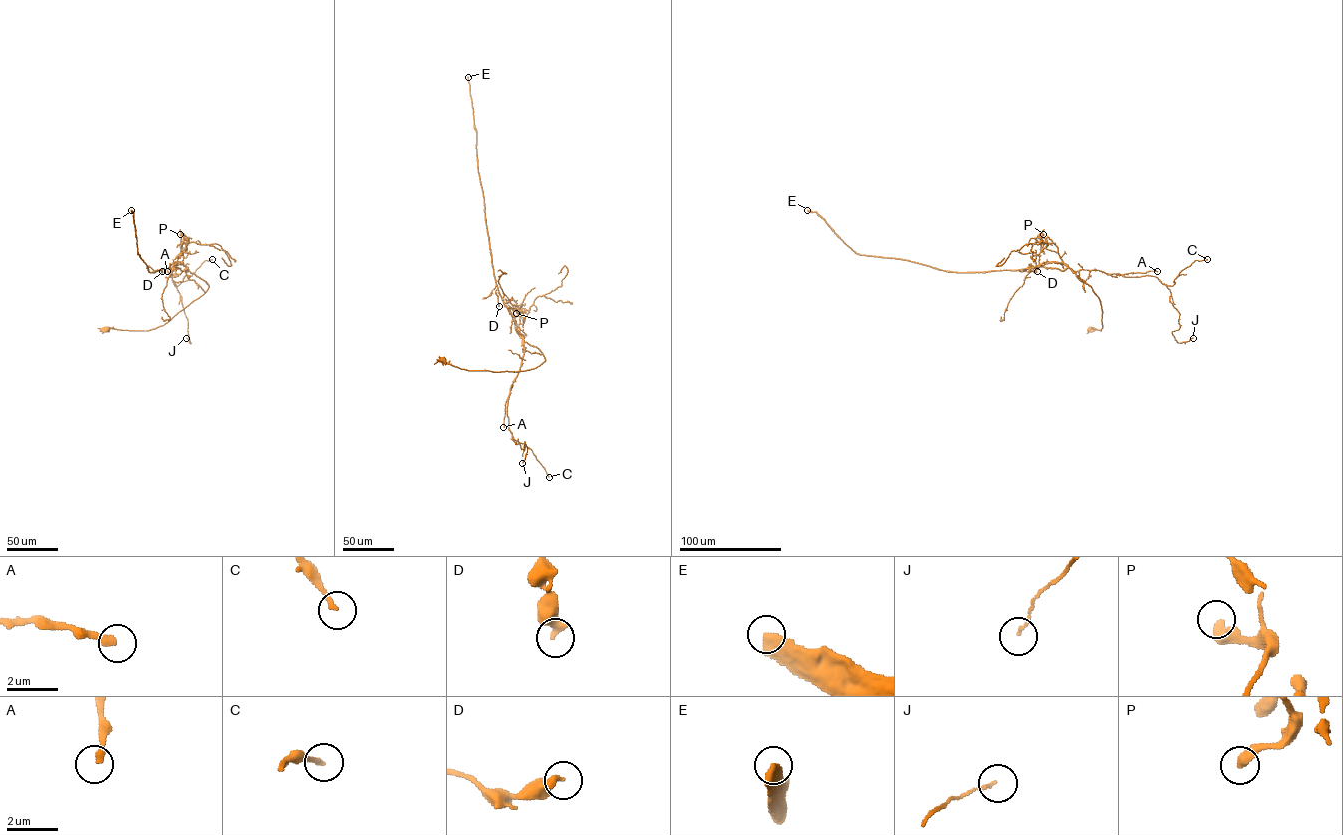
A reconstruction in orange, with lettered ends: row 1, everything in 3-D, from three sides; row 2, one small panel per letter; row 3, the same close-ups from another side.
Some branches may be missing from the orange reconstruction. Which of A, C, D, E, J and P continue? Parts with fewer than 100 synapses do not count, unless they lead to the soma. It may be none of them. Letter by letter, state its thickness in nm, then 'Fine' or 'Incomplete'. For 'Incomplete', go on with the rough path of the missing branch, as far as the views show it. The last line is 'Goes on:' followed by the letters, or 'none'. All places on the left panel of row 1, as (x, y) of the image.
A: Thickness 280 nm. Fine
C: Thickness 180 nm. Fine
D: Thickness 380 nm. Fine
E: Thickness 460 nm. Incomplete. Course of what is missing: (131, 210), (129, 191), (155, 182), (171, 185), (175, 161), (178, 157)
J: Thickness 100 nm. Fine
P: Thickness 460 nm. Fine
Goes on: E

